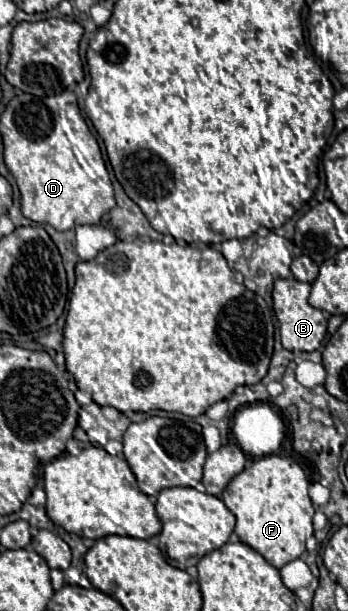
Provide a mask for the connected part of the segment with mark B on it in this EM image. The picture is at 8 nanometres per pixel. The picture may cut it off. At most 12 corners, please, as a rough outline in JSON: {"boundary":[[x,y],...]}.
{"boundary":[[277,279],[273,311],[287,351],[317,351],[327,317],[309,283]]}

